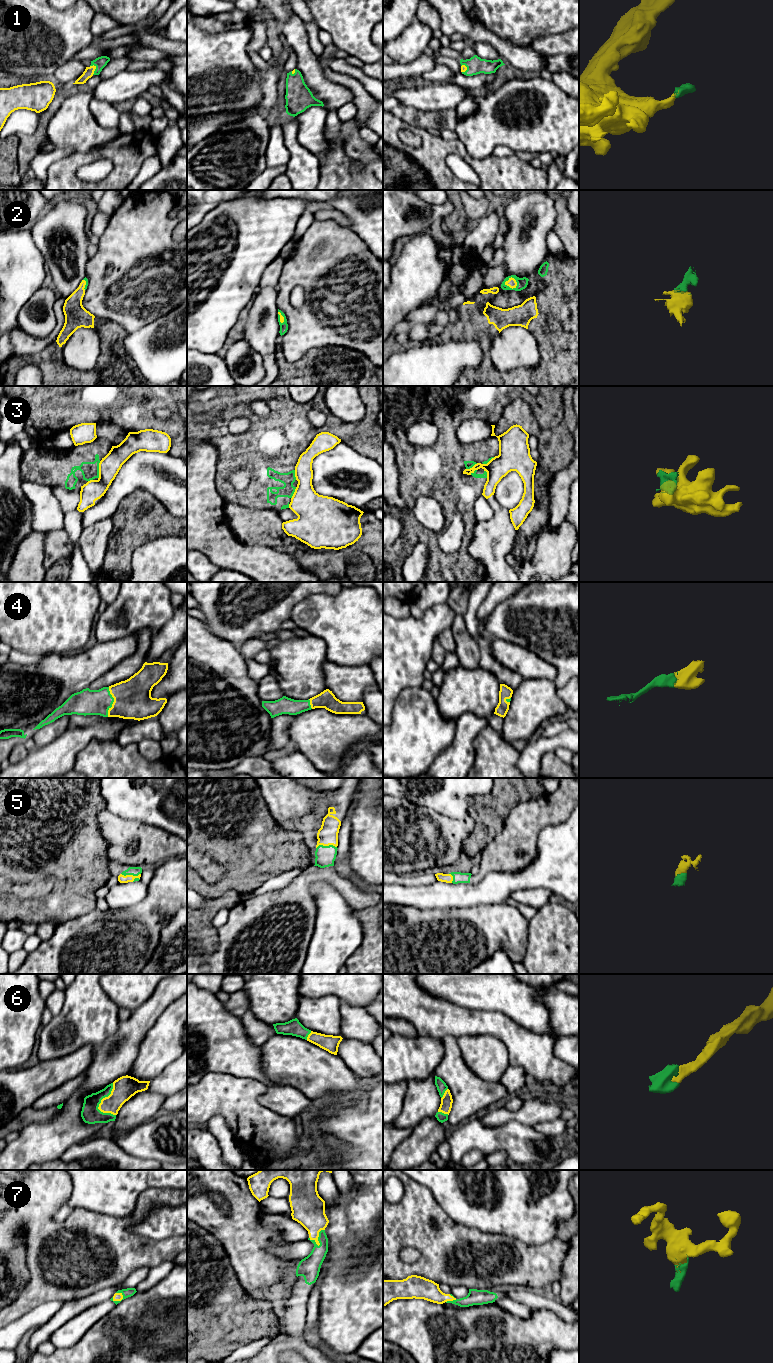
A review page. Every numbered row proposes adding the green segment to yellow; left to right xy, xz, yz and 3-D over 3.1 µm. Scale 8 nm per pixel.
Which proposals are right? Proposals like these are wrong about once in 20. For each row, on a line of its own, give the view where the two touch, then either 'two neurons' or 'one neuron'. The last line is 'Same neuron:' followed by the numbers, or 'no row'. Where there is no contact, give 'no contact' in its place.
1: xy | one neuron
2: yz | one neuron
3: xy | two neurons
4: xy | one neuron
5: xy | one neuron
6: xy | one neuron
7: xz | one neuron
Same neuron: 1, 2, 4, 5, 6, 7

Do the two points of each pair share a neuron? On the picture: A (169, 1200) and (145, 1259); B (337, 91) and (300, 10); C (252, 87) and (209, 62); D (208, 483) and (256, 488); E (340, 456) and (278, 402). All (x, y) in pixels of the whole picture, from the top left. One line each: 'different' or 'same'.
A: same
B: different
C: same
D: different
E: different

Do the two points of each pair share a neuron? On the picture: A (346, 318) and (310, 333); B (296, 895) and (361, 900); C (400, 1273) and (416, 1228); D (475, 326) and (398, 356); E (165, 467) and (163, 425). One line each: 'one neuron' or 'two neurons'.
A: one neuron
B: one neuron
C: one neuron
D: two neurons
E: two neurons

